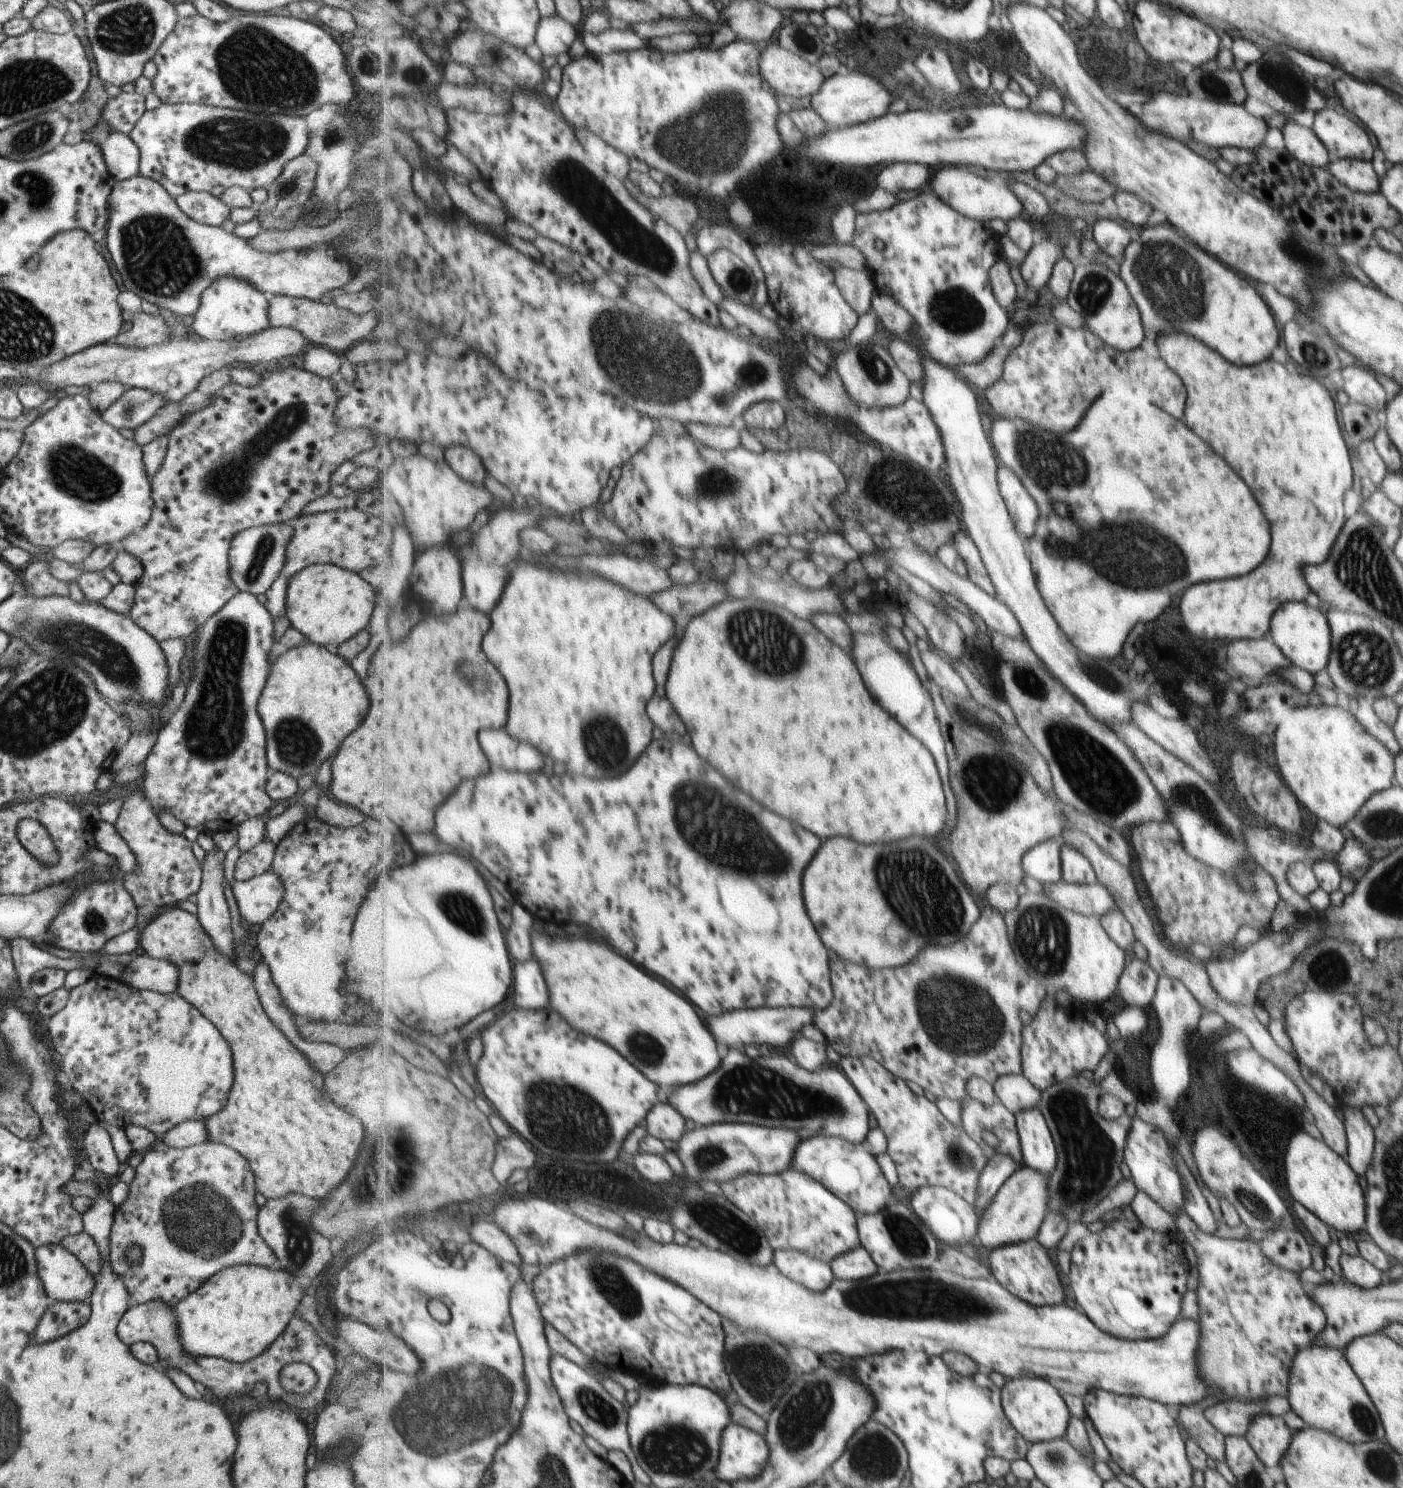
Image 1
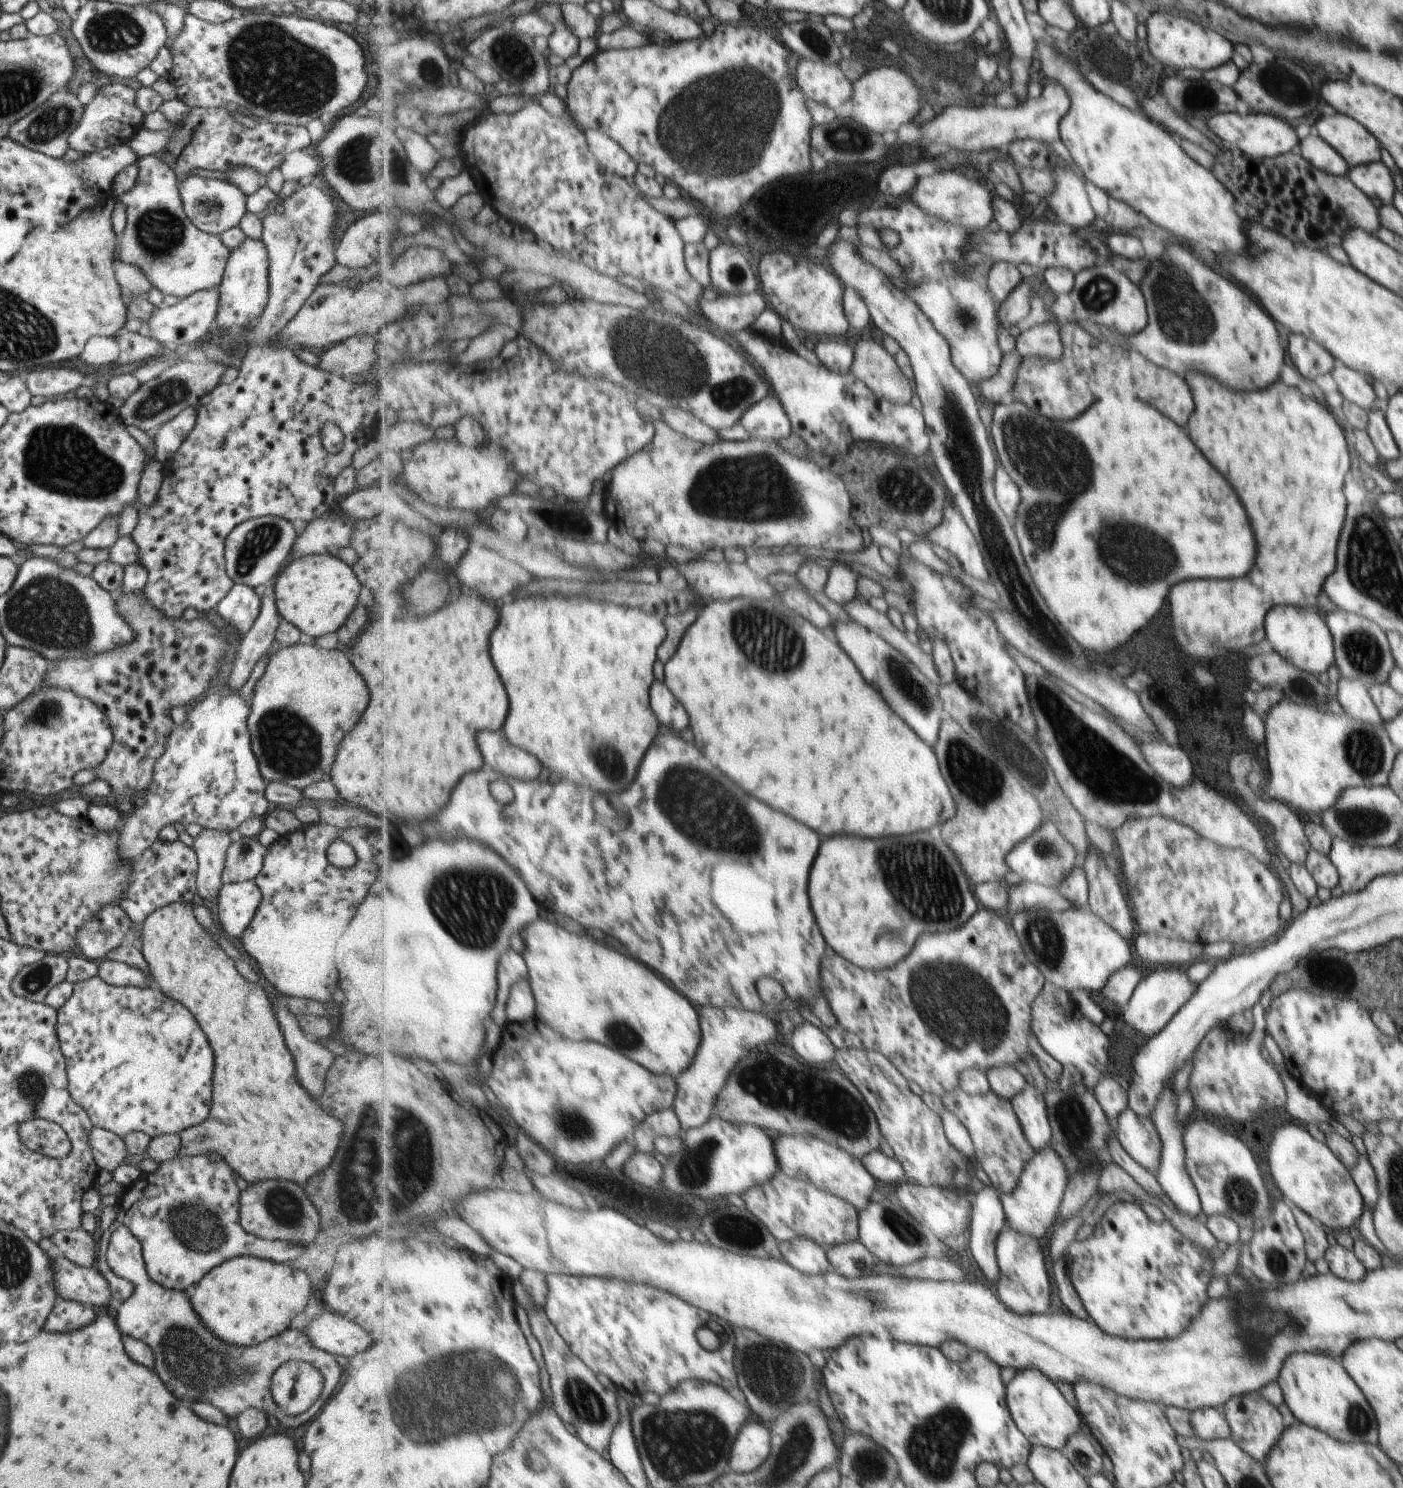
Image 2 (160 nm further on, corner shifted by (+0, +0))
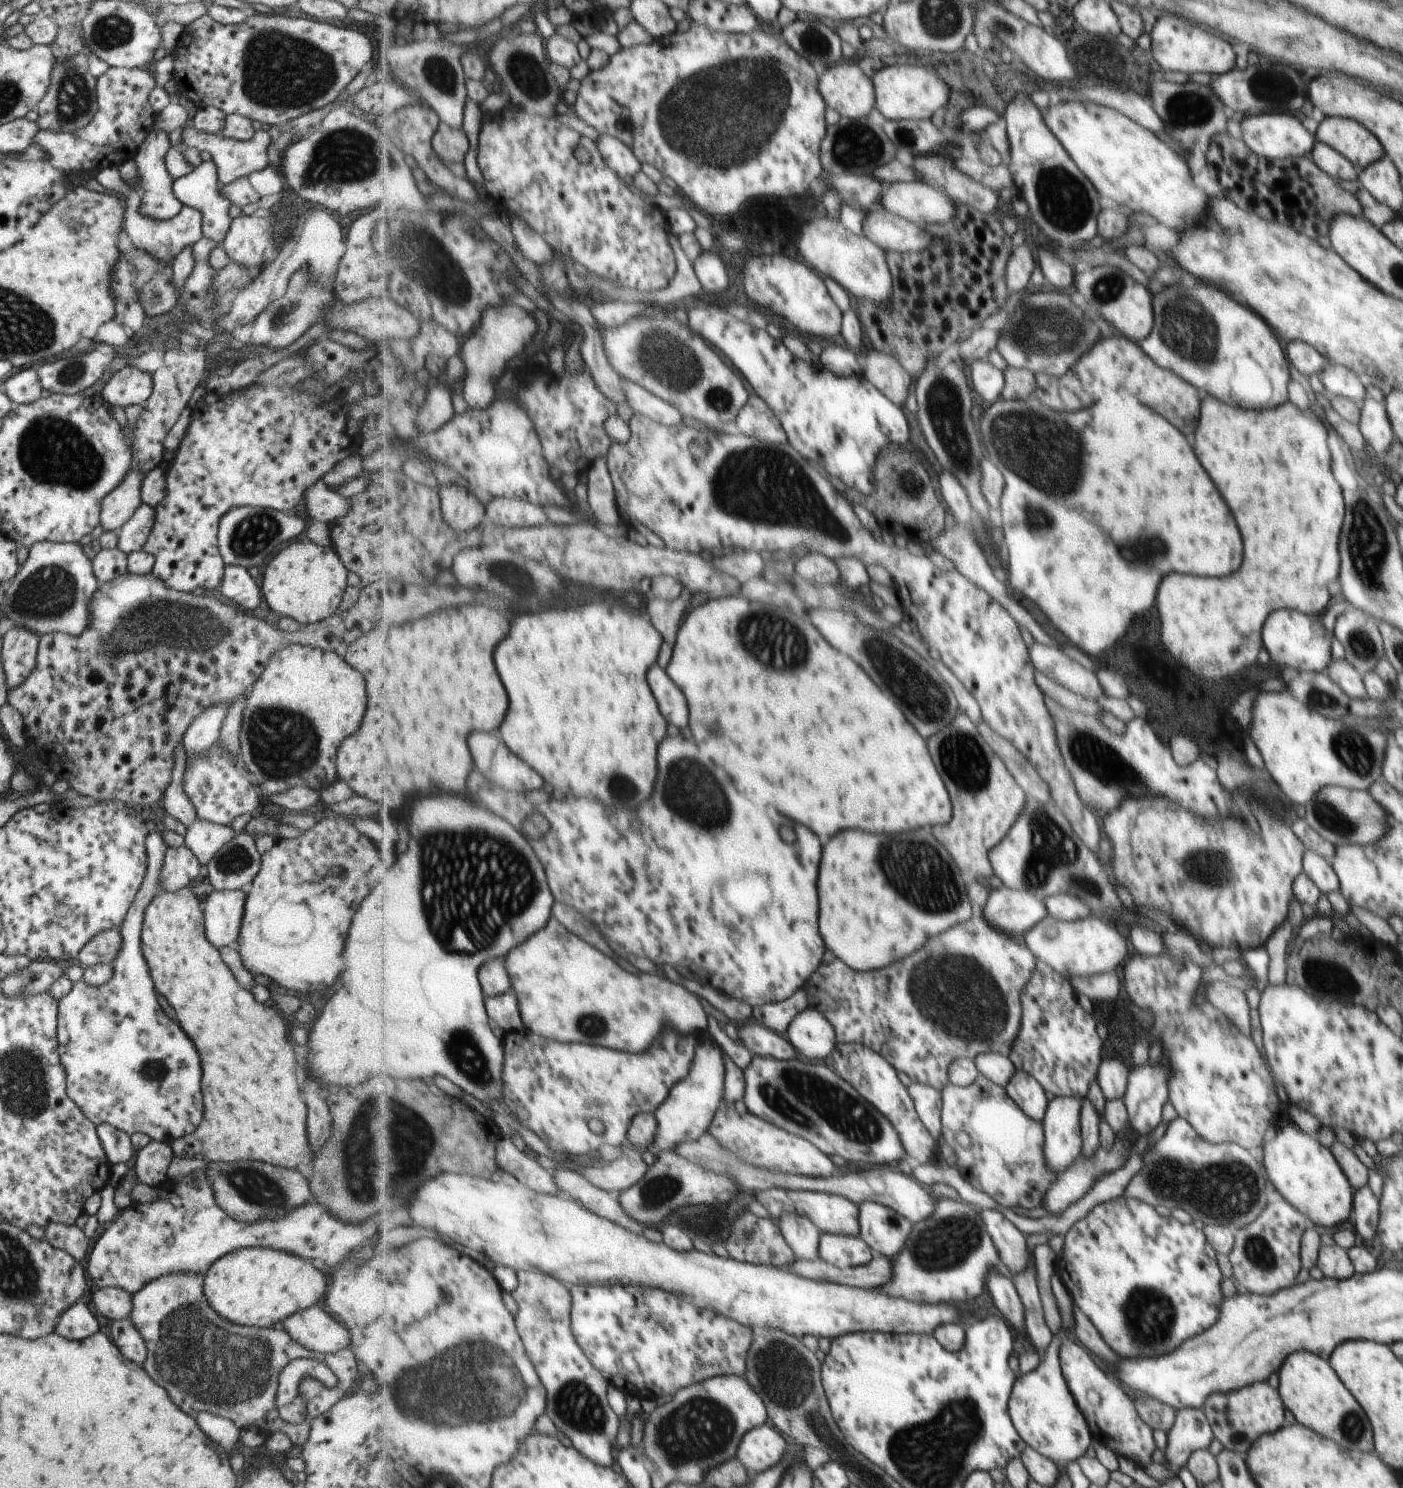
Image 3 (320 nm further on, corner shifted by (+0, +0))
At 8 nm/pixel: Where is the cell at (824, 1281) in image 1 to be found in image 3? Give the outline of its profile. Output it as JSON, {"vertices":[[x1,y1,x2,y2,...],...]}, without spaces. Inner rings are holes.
{"vertices":[[785,1213,777,1225,794,1250,797,1260,821,1260,819,1254,821,1232,810,1218,797,1213]]}

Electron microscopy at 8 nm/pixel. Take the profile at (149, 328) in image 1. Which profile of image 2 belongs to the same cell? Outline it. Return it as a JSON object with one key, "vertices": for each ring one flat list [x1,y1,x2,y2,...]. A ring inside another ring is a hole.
{"vertices":[[219,283,205,290,192,292,171,307,160,305,155,312,151,312,146,322,151,331,151,338,154,338,163,346,185,345,197,342,209,330,216,317,219,298,218,286]]}

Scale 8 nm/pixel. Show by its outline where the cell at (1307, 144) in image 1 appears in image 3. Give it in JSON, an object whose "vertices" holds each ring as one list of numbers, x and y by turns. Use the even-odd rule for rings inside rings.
{"vertices":[[1315,141,1315,146,1309,154,1314,163,1334,180,1357,180,1357,170,1354,166,1330,146]]}

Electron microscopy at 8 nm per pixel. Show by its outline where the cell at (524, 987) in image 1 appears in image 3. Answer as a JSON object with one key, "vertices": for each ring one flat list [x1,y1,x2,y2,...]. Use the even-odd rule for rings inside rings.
{"vertices":[[509,990,504,995,486,997,486,1009,489,1013,492,1024,497,1024,503,1030,523,1030,523,1022,521,1022,521,1014,519,1014,518,1000,516,994]]}

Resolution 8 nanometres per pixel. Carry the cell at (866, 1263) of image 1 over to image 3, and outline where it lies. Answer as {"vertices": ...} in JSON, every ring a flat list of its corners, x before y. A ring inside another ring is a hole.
{"vertices":[[821,1234,819,1254,823,1261,839,1268,860,1267,869,1264,873,1252,867,1241,859,1235]]}

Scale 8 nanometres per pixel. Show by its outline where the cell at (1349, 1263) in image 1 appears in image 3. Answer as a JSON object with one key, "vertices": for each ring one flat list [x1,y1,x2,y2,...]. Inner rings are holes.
{"vertices":[[1321,1244,1318,1248,1316,1260,1317,1268,1323,1273,1324,1278,1343,1280,1353,1276,1354,1267,1351,1258,1347,1258,1345,1249,1337,1248,1337,1245]]}

